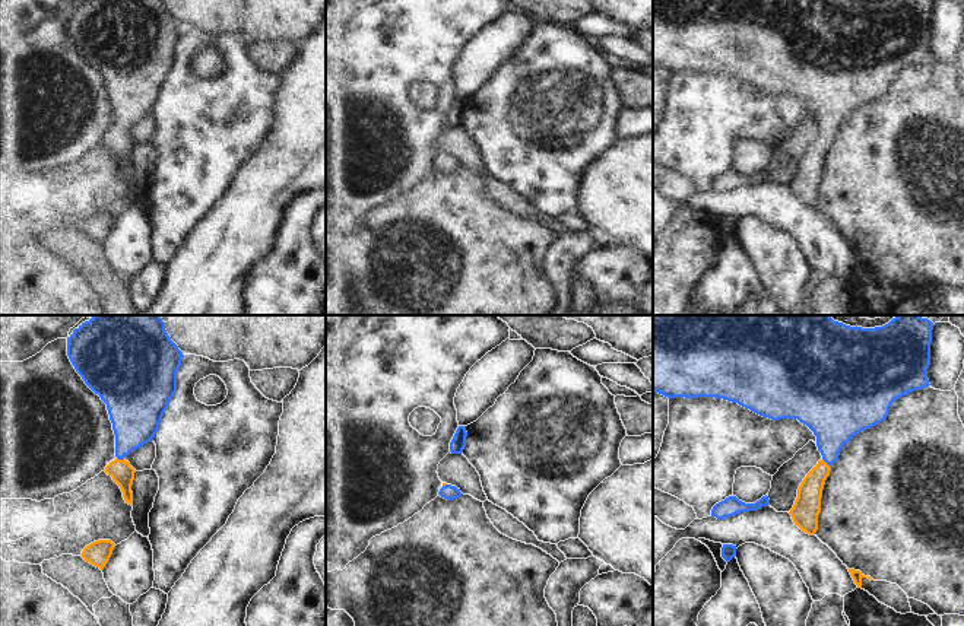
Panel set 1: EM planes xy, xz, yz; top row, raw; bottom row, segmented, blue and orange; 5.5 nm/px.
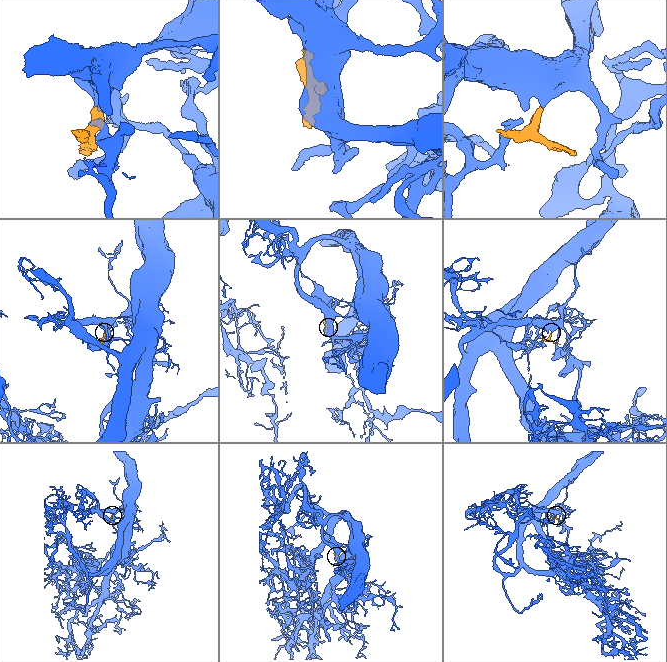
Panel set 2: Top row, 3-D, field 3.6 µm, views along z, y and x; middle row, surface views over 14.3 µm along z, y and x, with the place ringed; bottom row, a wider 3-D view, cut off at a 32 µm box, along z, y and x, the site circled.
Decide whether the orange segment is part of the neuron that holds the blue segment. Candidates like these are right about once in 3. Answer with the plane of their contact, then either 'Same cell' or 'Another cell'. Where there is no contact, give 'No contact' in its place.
Touches blue in yz. Same cell

